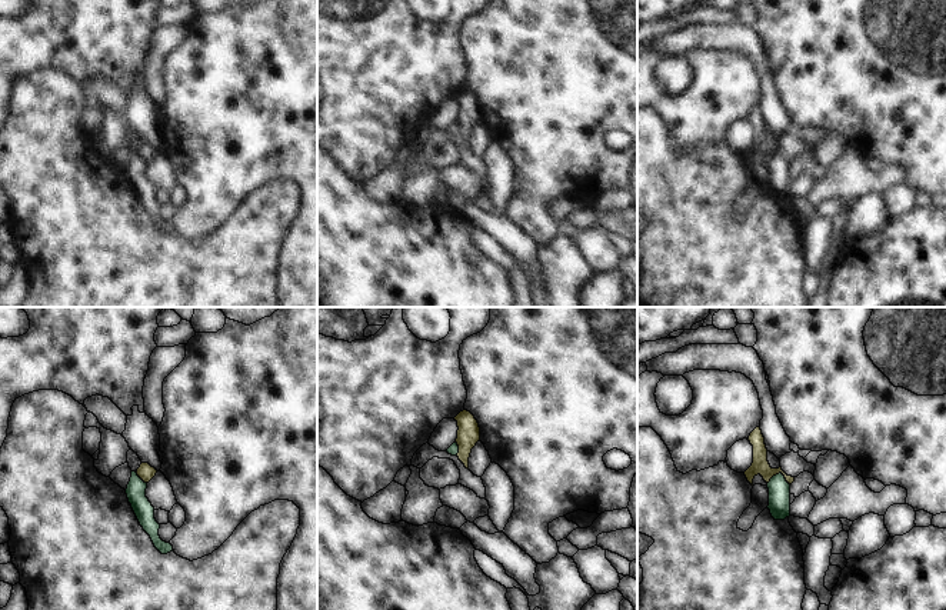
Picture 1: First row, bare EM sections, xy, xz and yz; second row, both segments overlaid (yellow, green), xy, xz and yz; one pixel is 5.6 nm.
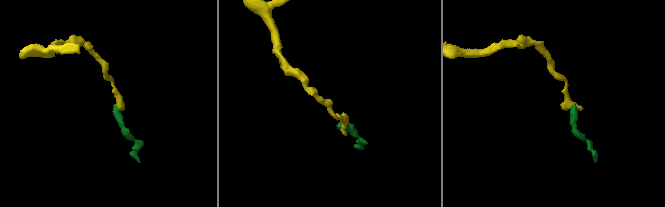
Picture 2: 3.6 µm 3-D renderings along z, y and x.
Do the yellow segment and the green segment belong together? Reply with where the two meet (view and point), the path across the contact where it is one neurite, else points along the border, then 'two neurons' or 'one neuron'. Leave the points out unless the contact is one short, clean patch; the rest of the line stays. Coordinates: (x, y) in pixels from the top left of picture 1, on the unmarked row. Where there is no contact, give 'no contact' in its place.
meets yellow in yz at (780, 152); border along yz (768, 162), (780, 153), (789, 164); two neurons

